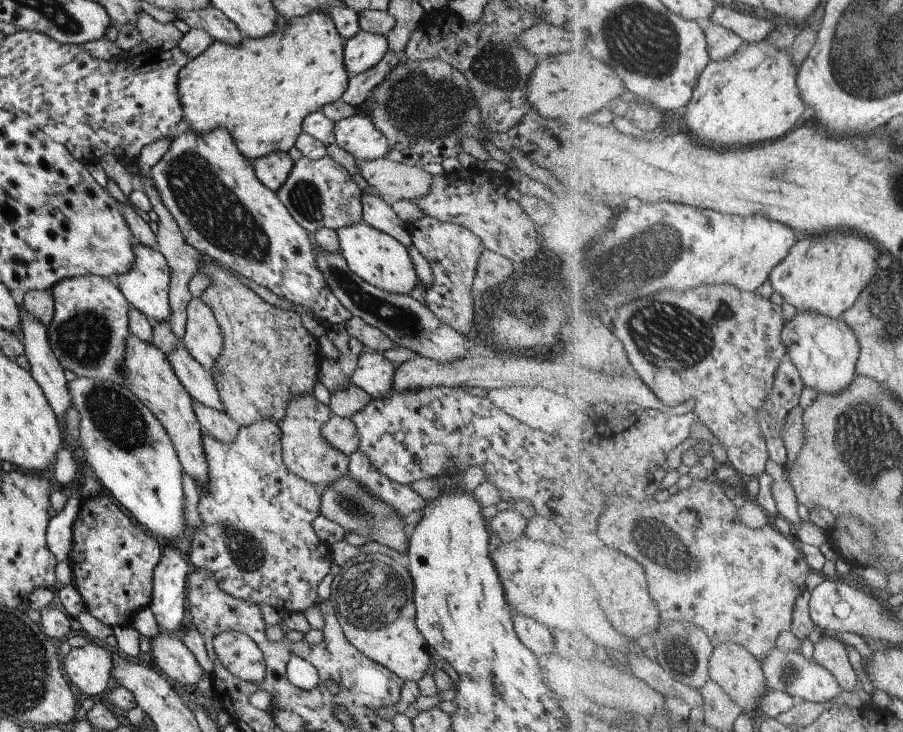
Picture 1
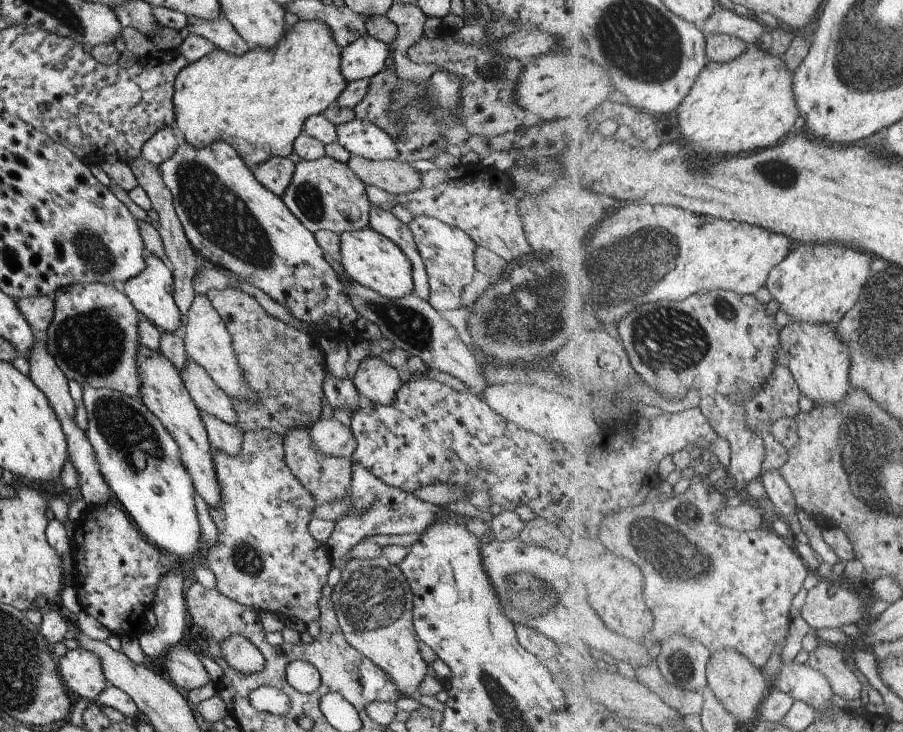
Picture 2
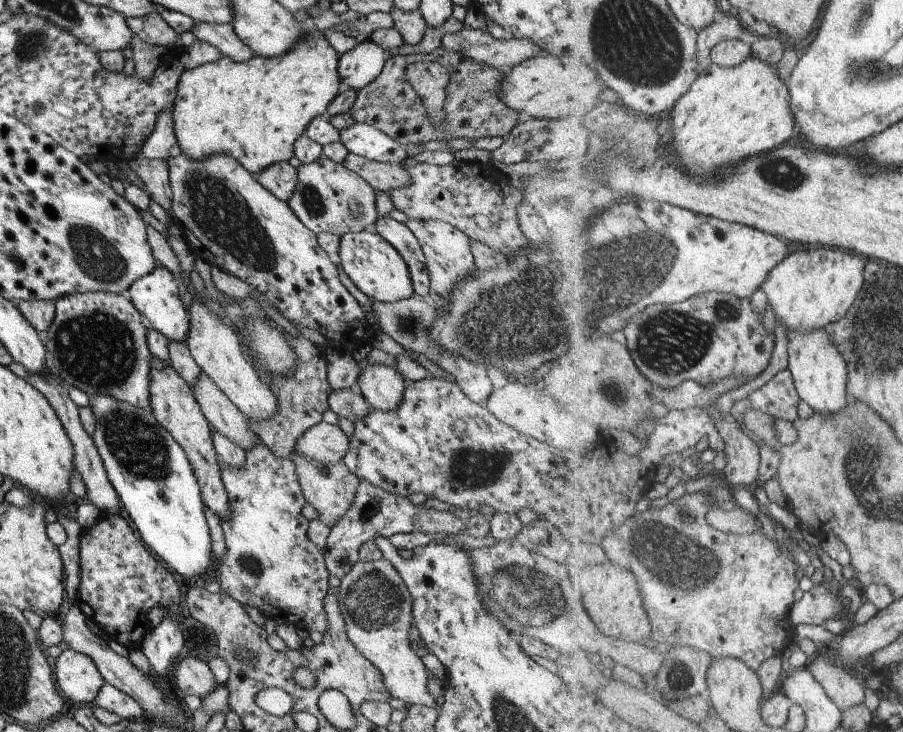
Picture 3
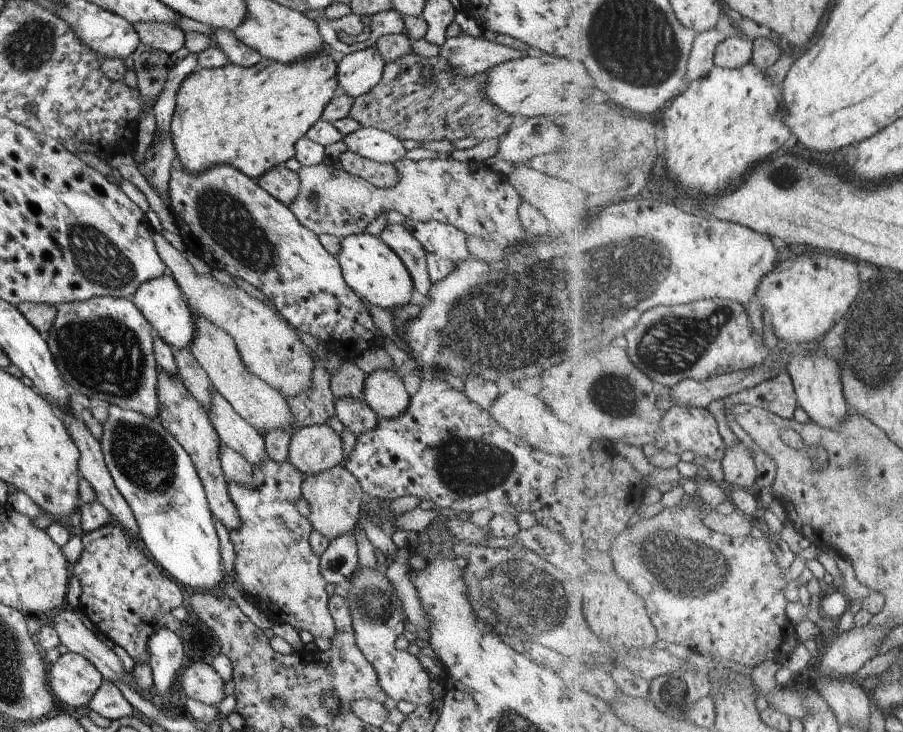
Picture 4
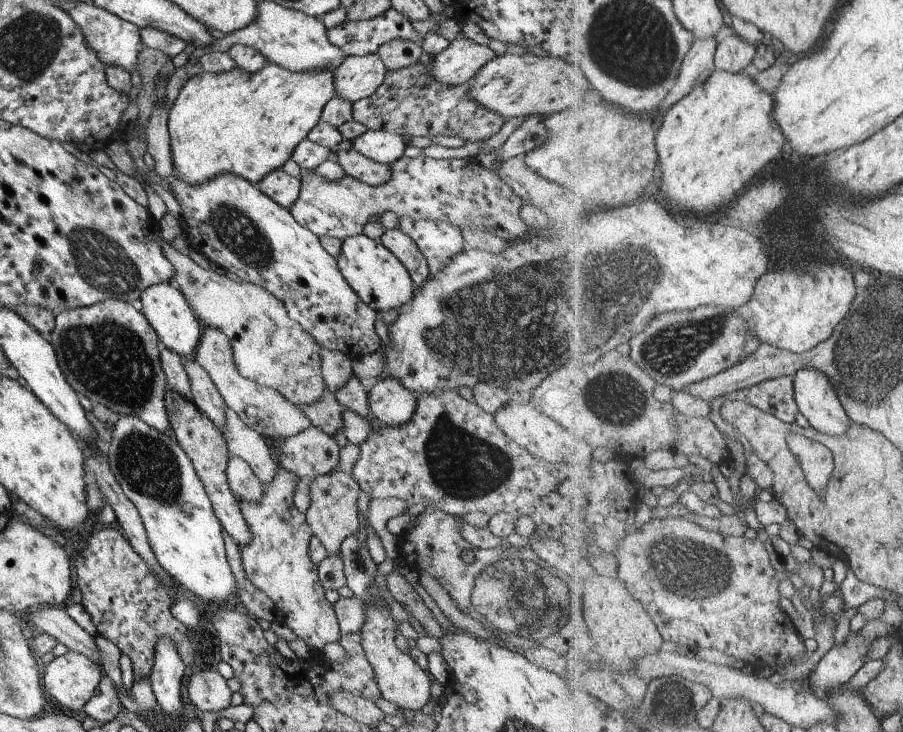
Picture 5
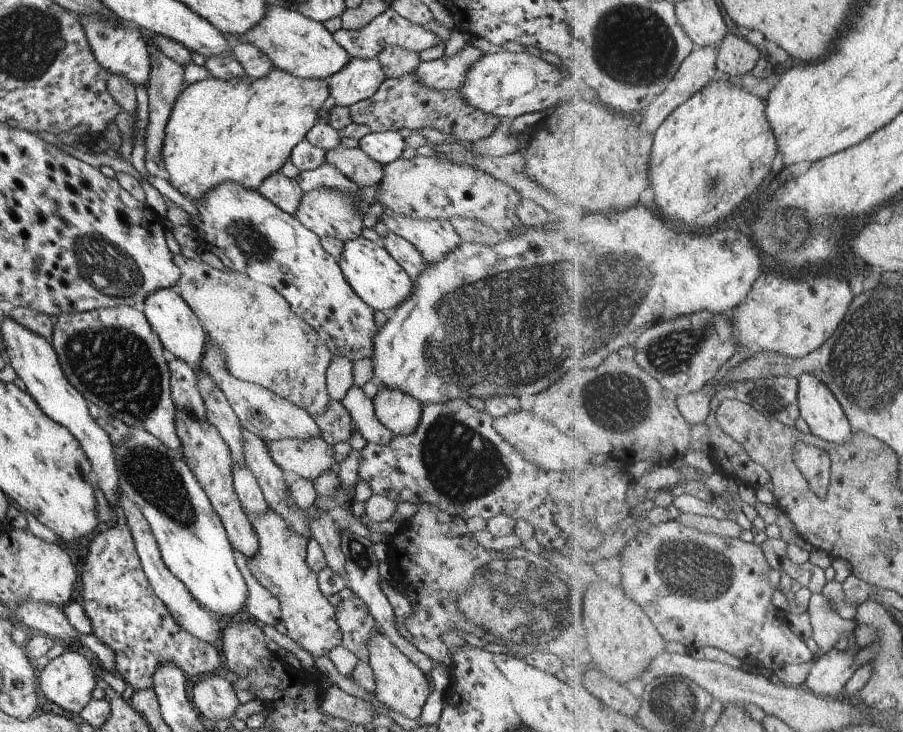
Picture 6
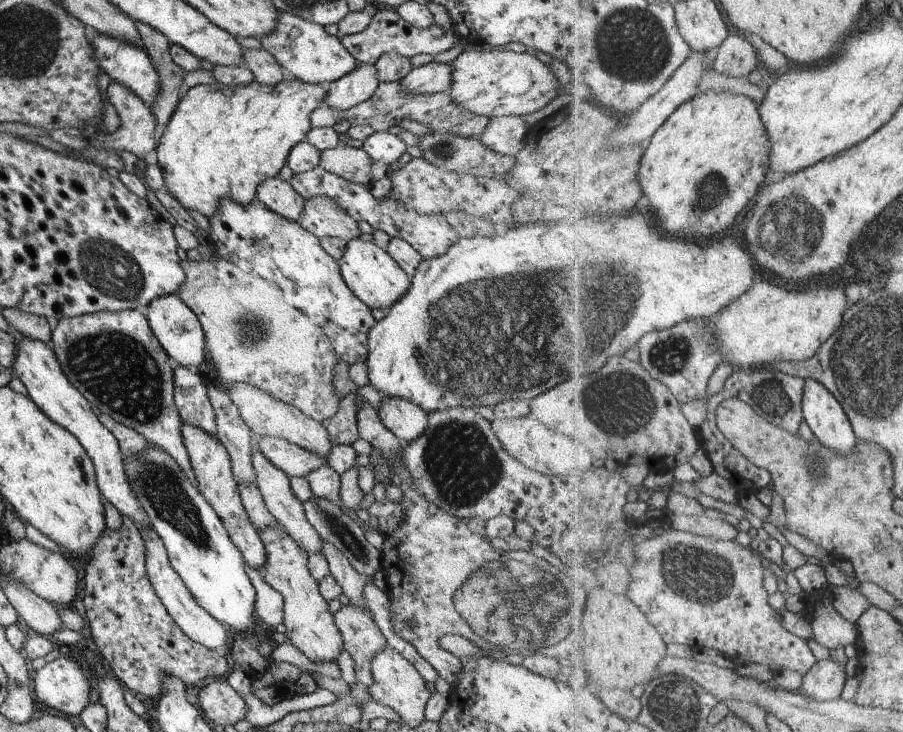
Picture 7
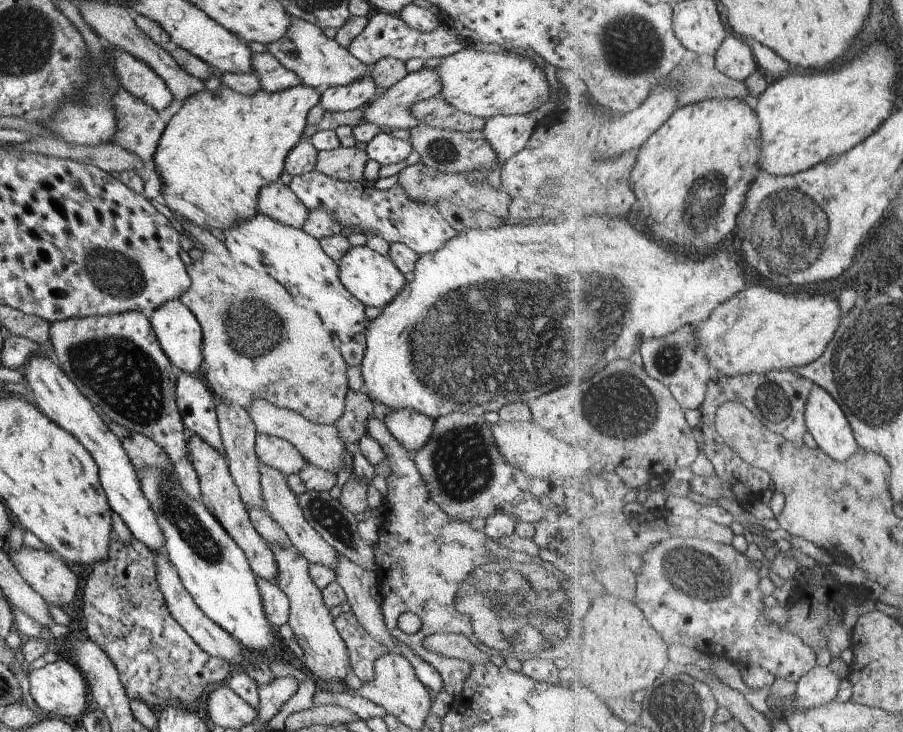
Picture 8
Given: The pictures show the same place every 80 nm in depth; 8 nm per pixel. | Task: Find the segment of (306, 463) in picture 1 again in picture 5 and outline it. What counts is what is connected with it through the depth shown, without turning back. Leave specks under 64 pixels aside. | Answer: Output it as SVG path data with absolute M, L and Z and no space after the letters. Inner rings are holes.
M337 468L309 481L310 504L304 514L305 522L329 556L333 556L333 554L340 556L342 541L347 536L355 535L358 531L359 522L357 522L356 514L359 492L360 489L350 474L345 474Z

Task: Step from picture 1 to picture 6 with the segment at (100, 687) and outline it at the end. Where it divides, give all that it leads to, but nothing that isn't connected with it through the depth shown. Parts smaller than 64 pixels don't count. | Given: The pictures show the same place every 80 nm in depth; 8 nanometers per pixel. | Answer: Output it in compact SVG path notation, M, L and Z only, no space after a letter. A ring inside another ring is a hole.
M65 651L54 660L49 661L43 670L36 673L36 687L55 706L77 714L83 710L83 706L86 706L87 702L90 702L91 692L98 685L95 683L95 674L96 672L91 668L91 662L87 662L87 658L83 658L77 652Z

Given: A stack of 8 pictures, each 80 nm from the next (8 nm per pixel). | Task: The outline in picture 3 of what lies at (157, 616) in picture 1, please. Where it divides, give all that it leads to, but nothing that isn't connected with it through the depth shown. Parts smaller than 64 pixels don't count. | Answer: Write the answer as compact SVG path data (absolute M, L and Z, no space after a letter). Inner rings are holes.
M171 605L165 609L167 615L144 635L138 646L152 666L153 674L155 672L159 677L165 676L164 674L171 670L171 664L177 660L177 654L183 648L179 629L181 623L179 605Z

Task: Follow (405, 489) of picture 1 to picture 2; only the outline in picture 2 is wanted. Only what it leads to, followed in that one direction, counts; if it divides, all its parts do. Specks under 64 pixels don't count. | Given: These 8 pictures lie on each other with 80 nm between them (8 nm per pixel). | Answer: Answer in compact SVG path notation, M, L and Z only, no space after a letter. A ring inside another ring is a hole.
M358 462L351 464L351 484L349 488L352 498L352 510L347 516L334 522L332 535L325 543L328 549L331 567L341 568L349 559L347 552L355 544L374 534L420 534L441 513L441 507L419 500L415 493L408 493L394 486L384 485L379 478L369 473Z

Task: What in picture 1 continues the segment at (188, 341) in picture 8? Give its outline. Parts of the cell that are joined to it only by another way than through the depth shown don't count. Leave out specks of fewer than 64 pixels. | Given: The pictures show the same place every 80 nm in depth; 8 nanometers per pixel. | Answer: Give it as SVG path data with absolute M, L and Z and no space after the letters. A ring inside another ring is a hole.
M133 242L131 247L134 259L128 272L115 275L117 288L125 297L131 307L142 312L148 320L167 321L170 315L168 305L168 286L171 280L170 268L166 260L158 250L142 245L140 242Z

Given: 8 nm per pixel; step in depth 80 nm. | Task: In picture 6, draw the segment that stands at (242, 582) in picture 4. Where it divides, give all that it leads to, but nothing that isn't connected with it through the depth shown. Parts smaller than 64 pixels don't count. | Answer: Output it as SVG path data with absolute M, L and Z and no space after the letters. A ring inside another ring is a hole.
M271 508L259 516L246 516L258 542L254 556L246 558L249 572L278 600L280 621L286 628L286 636L301 645L313 658L326 656L331 648L340 644L342 634L336 623L334 606L331 606L318 589L316 572L307 566L308 538L289 528L285 520Z

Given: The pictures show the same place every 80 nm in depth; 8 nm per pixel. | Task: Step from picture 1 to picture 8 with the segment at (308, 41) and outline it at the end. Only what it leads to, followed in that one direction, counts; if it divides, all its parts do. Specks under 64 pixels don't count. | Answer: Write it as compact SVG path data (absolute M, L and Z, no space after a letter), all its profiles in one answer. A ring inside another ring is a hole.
M301 82L287 87L285 90L280 90L274 93L259 89L253 94L244 95L231 90L229 87L220 86L216 91L209 91L205 88L197 92L187 95L177 109L177 112L171 116L166 122L161 136L159 137L155 152L152 154L152 162L154 164L154 171L158 174L160 180L160 197L158 198L168 209L173 213L175 219L181 221L191 221L194 225L206 229L206 226L217 228L217 230L228 229L241 219L251 218L254 214L257 205L258 190L266 184L272 182L279 182L279 176L284 172L284 158L287 153L301 140L304 134L304 126L306 123L307 113L319 102L321 96L321 89L314 89L303 85Z

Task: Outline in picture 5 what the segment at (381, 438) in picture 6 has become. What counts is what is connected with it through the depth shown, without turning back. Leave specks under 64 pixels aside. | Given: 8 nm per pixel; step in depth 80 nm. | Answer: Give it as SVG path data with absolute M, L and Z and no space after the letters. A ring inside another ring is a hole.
M351 374L351 378L335 390L334 398L337 403L345 410L351 410L355 414L359 414L361 418L365 418L371 424L369 432L373 434L375 430L379 430L378 422L370 415L367 403L367 393L363 390L361 382Z

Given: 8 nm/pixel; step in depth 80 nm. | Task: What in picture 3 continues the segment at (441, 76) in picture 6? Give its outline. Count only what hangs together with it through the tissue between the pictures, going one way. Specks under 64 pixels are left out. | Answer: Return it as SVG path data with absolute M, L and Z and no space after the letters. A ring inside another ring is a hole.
M470 27L445 33L440 42L447 54L461 53L462 58L487 63L505 73L529 57L534 57L540 49L527 37L494 39L487 31Z

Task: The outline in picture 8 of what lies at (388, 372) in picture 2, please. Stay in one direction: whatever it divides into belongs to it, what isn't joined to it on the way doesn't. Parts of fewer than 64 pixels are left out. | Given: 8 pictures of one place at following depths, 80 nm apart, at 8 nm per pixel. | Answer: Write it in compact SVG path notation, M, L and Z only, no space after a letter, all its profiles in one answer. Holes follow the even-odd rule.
M403 407L387 411L382 423L409 455L418 451L427 438L431 438L433 430L432 420L428 416Z

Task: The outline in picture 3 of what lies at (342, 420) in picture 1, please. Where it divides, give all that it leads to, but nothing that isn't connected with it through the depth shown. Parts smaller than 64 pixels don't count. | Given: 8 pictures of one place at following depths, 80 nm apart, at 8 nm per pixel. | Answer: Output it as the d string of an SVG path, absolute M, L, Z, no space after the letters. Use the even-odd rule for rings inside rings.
M321 420L300 434L291 447L293 453L327 464L342 460L349 441L338 424Z

